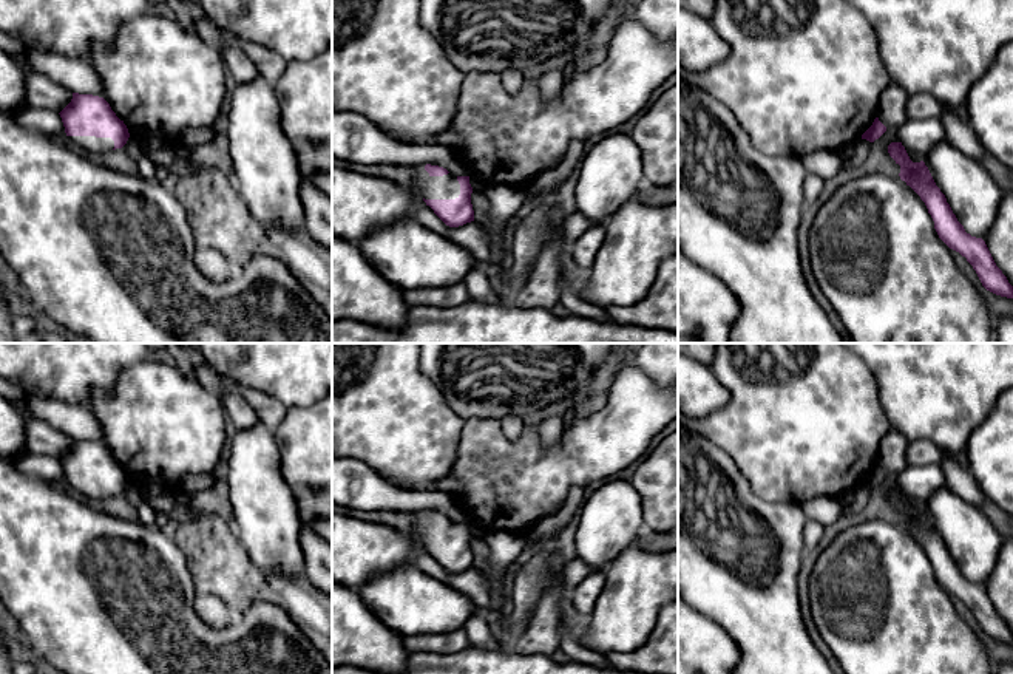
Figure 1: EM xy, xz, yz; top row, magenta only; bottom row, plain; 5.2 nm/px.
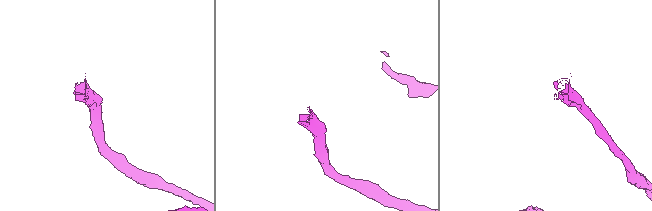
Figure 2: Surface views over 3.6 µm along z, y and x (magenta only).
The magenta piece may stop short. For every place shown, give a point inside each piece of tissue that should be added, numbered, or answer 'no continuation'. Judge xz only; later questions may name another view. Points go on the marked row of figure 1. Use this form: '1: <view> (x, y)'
1: xz (430, 187)

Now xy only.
1: xy (91, 144)

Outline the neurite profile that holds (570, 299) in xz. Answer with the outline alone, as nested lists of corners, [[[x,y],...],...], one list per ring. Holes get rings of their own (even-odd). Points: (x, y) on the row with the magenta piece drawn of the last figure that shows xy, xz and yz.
[[[565,288],[561,294],[561,303],[565,306],[565,309],[570,314],[591,318],[596,322],[607,322],[610,320],[608,314],[605,309],[598,308],[591,303],[587,303],[585,300],[581,298],[581,295],[571,288]]]

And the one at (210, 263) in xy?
[[[210,247],[196,249],[193,261],[196,269],[215,283],[222,283],[236,274],[229,260]]]

